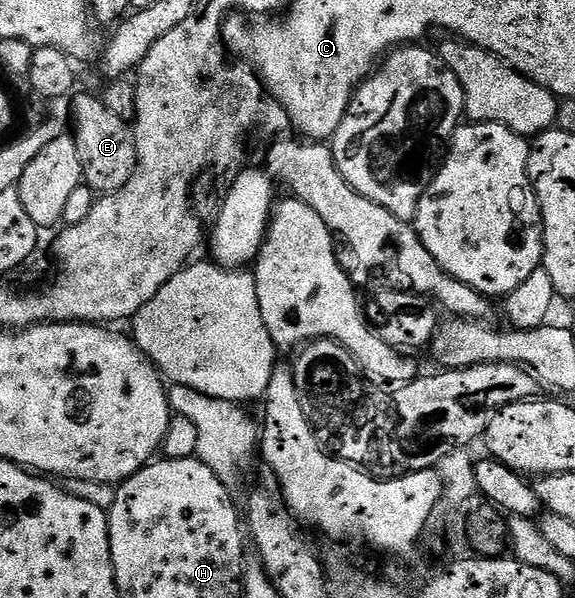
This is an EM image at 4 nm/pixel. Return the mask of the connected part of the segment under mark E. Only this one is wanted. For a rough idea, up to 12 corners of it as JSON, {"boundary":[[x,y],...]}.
{"boundary":[[101,96],[71,103],[82,176],[95,194],[126,186],[138,162],[131,122]]}

